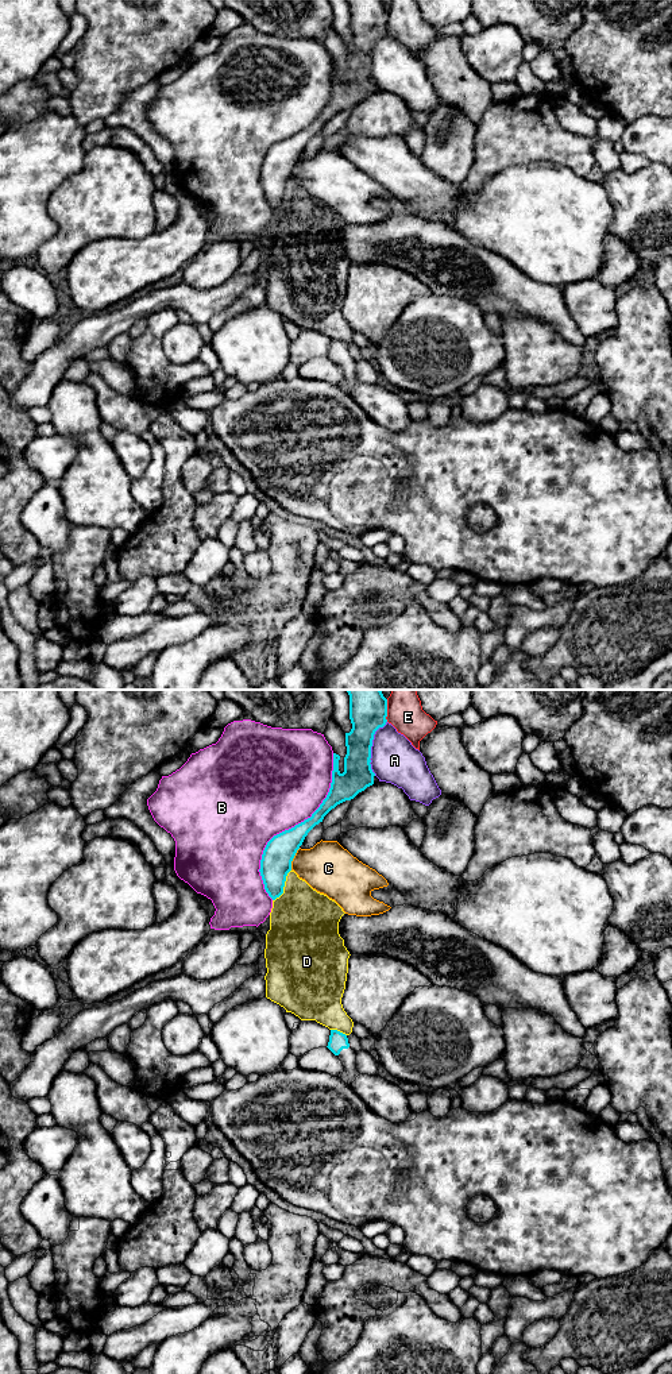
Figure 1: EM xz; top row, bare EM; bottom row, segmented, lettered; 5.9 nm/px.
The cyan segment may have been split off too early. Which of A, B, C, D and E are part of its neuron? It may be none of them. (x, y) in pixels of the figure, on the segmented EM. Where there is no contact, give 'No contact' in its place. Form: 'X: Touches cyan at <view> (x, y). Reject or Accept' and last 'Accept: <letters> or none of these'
A: Touches cyan at xz (370, 748). Reject
B: Touches cyan at xz (292, 828). Reject
C: Touches cyan at xz (293, 857). Reject
D: Touches cyan at xz (284, 886). Reject
E: Touches cyan at xz (386, 710). Reject
Accept: none of these

